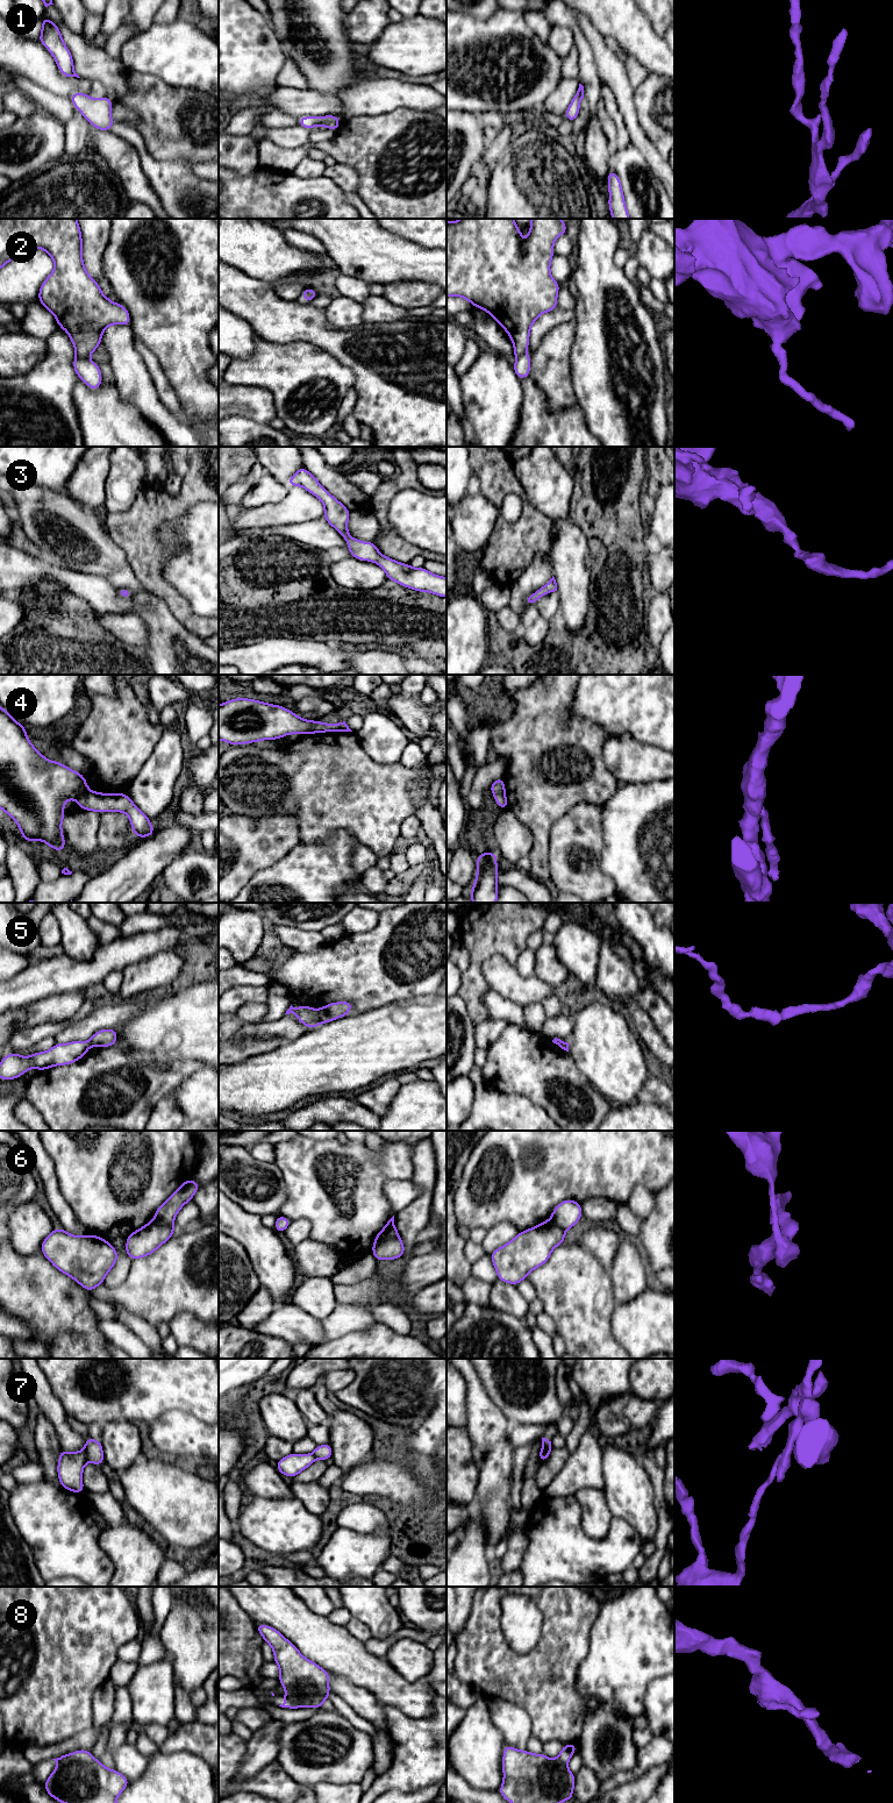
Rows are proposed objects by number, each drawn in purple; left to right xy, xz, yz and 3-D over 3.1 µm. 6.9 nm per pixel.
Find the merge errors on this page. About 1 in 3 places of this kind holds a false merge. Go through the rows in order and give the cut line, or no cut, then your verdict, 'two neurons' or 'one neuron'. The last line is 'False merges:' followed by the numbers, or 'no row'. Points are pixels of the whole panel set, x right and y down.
1: no cut; one neuron
2: cut in xy along (77, 354), (85, 357); two neurons
3: no cut; one neuron
4: cut in xz along (314, 721), (309, 732); two neurons
5: cut in xz along (316, 1010), (316, 1017), (320, 1023); two neurons
6: cut in xz along (398, 1235), (373, 1246); two neurons
7: cut in xy along (85, 1449), (87, 1460); two neurons
8: cut in xz along (286, 1695), (300, 1707); two neurons
False merges: 2, 4, 5, 6, 7, 8

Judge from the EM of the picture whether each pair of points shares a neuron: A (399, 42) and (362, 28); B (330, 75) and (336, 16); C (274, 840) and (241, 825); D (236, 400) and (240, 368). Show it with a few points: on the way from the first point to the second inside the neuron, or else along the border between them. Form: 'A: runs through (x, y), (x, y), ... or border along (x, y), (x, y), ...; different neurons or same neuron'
A: border along (391, 22), (384, 29), (380, 37), (370, 45); different neurons
B: runs through (331, 61), (334, 54), (334, 30); same neuron
C: runs through (266, 840), (256, 840), (249, 833); same neuron
D: border along (230, 384), (255, 385), (264, 390); different neurons

